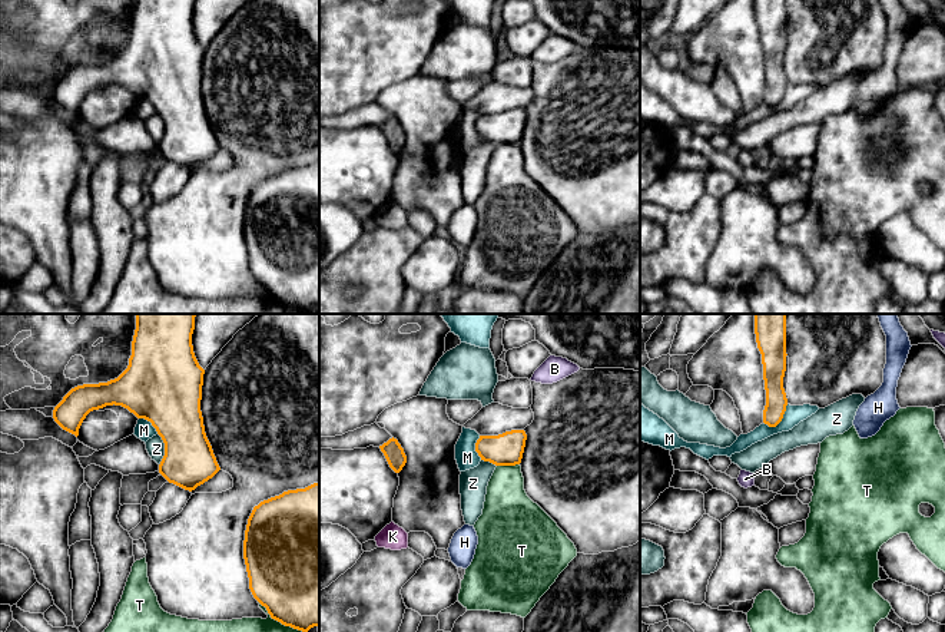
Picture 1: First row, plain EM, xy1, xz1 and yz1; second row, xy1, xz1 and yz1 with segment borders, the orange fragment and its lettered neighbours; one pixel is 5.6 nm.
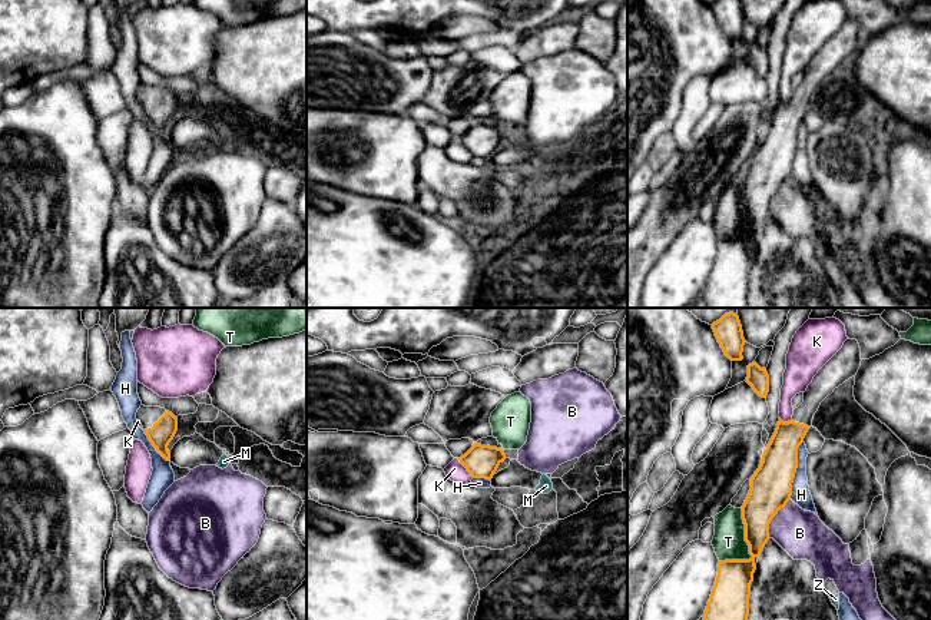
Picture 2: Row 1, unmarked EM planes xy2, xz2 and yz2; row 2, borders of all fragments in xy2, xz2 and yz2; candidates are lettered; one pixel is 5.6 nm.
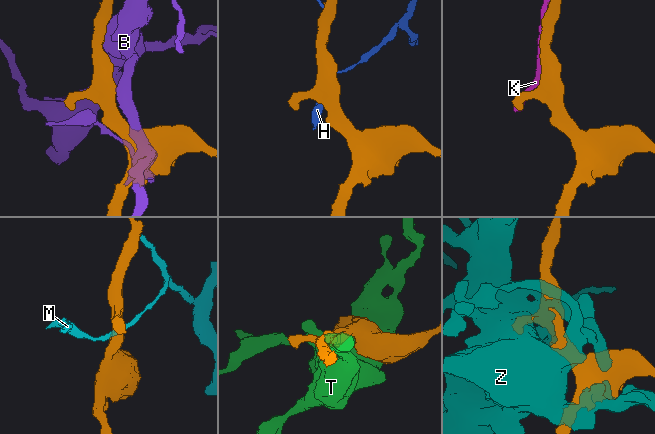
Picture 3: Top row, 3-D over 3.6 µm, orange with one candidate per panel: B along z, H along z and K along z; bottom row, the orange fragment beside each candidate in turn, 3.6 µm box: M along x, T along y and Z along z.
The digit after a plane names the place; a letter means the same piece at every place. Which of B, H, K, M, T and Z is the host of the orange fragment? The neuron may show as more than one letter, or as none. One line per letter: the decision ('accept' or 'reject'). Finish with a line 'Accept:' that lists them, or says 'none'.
B: reject
H: reject
K: reject
M: reject
T: reject
Z: reject
Accept: none

